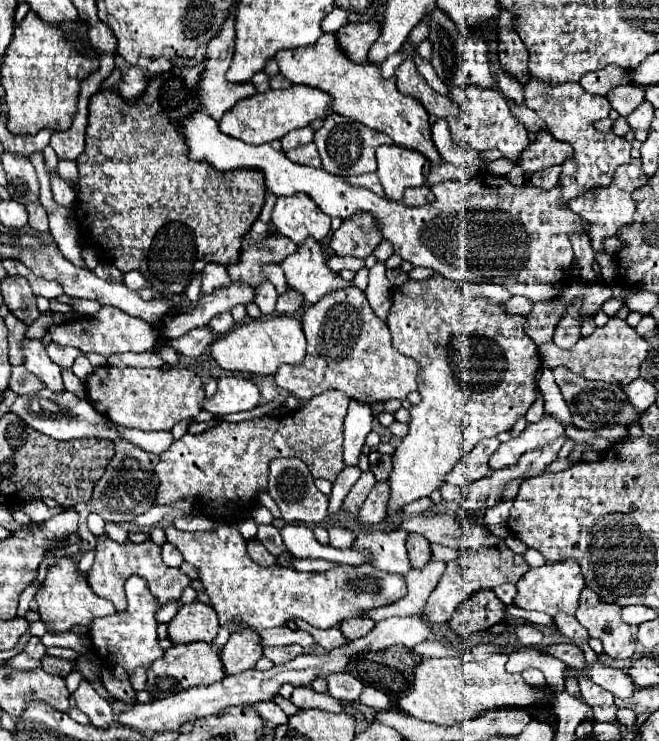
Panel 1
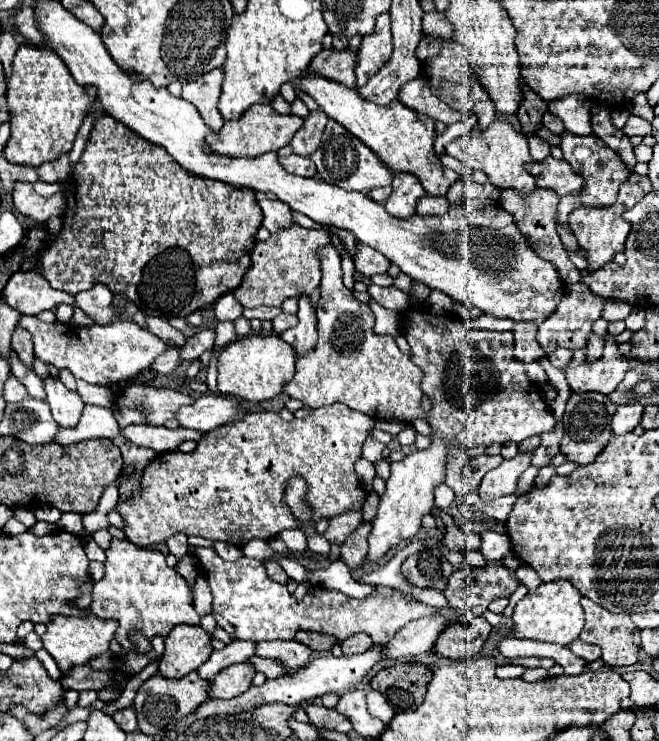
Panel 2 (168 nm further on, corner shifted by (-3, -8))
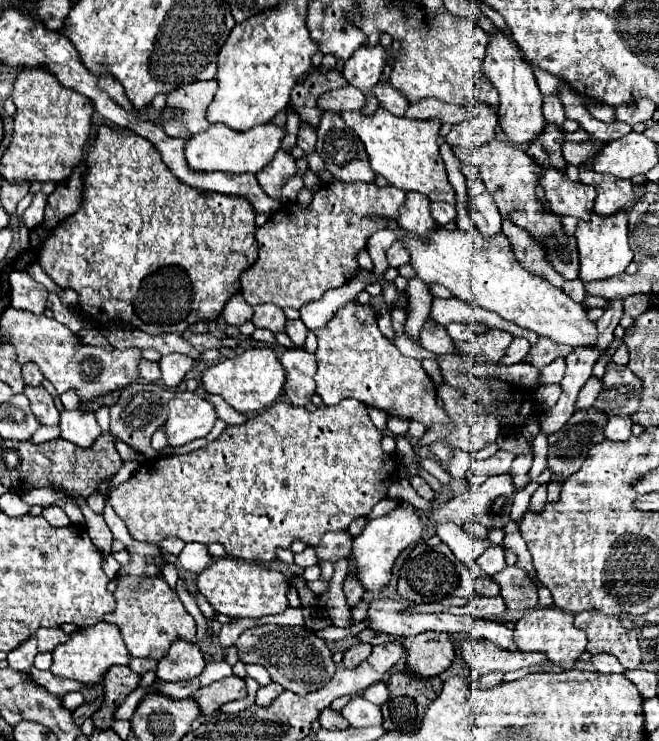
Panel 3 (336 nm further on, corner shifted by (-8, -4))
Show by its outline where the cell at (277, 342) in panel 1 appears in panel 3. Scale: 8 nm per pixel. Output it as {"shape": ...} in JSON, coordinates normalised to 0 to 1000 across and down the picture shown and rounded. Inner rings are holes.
{"shape":[[[390,467],[390,470],[375,470],[372,475],[360,478],[357,483],[341,483],[326,489],[308,502],[305,518],[314,529],[320,532],[335,532],[344,545],[351,545],[360,556],[369,559],[384,559],[390,553],[399,553],[411,548],[432,524],[432,497],[423,489],[420,478],[408,467]]]}

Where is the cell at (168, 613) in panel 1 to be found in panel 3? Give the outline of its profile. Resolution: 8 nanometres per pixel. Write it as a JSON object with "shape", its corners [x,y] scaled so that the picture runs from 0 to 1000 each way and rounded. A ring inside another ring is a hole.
{"shape":[[[196,888],[193,901],[199,901],[208,910],[220,910],[220,907],[238,901],[238,891],[229,891],[229,888]]]}

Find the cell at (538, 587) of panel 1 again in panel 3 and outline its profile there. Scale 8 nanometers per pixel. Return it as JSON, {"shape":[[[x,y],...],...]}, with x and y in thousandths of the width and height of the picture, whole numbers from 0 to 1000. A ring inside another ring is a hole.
{"shape":[[[830,818],[830,821],[812,821],[806,829],[794,831],[785,837],[781,848],[778,848],[778,858],[781,858],[781,869],[788,877],[797,880],[827,880],[830,888],[857,901],[866,904],[873,891],[882,888],[882,883],[888,880],[891,872],[891,861],[885,856],[885,850],[873,848],[869,839],[869,829],[860,829],[842,818]]]}

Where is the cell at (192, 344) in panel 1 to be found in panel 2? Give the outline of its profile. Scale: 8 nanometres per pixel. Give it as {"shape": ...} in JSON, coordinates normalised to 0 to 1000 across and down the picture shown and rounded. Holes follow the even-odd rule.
{"shape":[[[264,470],[252,472],[228,491],[228,499],[234,499],[237,505],[261,505],[270,497],[270,478],[273,472],[264,472]]]}

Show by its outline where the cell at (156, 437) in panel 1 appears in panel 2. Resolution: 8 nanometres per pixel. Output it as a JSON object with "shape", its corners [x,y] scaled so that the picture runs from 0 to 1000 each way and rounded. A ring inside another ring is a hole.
{"shape":[[[131,548],[115,578],[94,578],[94,583],[85,583],[85,586],[88,588],[82,591],[82,596],[88,599],[106,599],[106,596],[137,594],[137,591],[167,591],[170,594],[173,586],[179,586],[179,572],[167,551]]]}

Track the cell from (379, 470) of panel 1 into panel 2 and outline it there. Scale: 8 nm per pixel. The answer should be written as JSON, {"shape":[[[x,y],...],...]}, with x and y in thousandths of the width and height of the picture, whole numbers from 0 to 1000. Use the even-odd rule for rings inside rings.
{"shape":[[[568,664],[558,667],[558,675],[555,675],[552,683],[549,683],[549,704],[564,704],[564,702],[568,702],[574,677],[577,677],[577,669],[574,669],[574,667],[568,667]]]}

